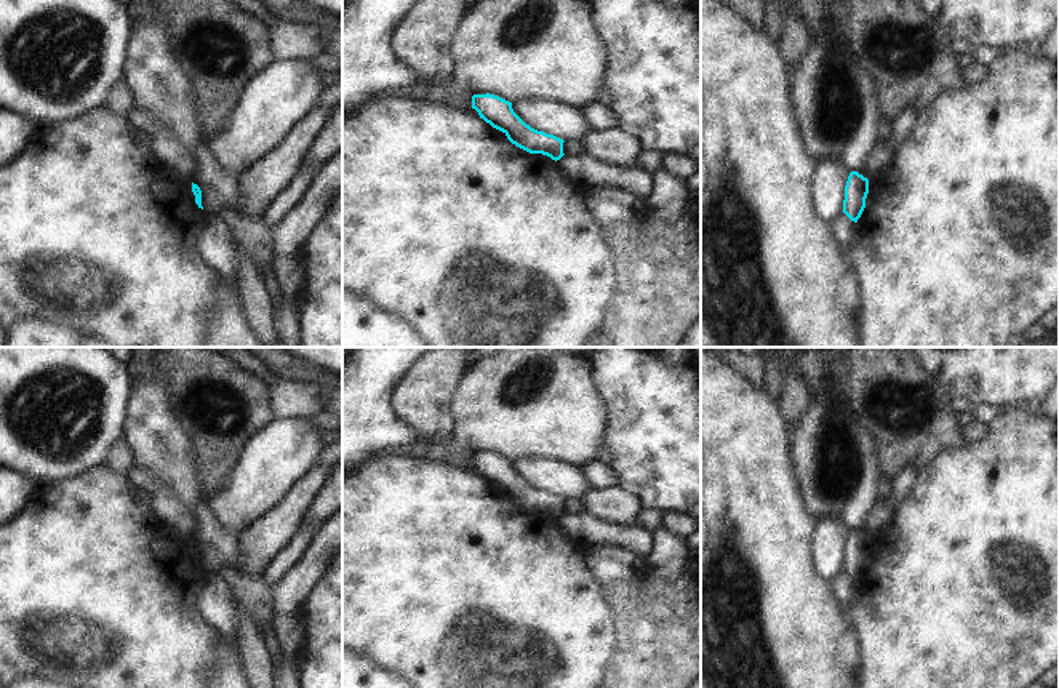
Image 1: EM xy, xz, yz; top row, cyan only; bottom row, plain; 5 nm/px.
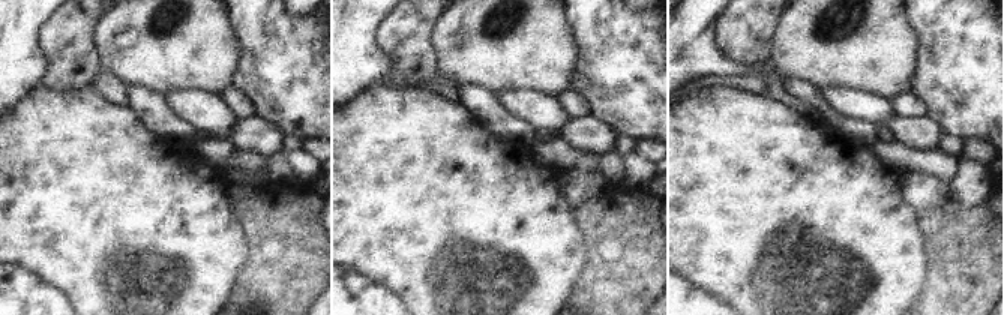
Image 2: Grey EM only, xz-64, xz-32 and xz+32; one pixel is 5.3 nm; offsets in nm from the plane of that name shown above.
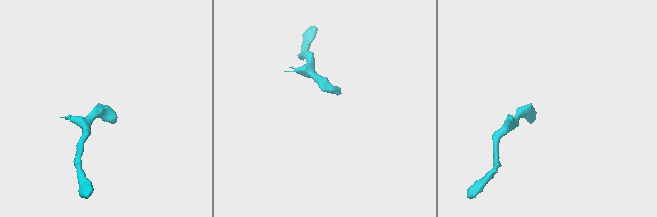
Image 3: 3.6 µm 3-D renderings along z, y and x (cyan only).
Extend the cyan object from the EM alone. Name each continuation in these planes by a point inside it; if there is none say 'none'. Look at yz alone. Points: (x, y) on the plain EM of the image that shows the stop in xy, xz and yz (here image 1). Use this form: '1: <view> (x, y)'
none

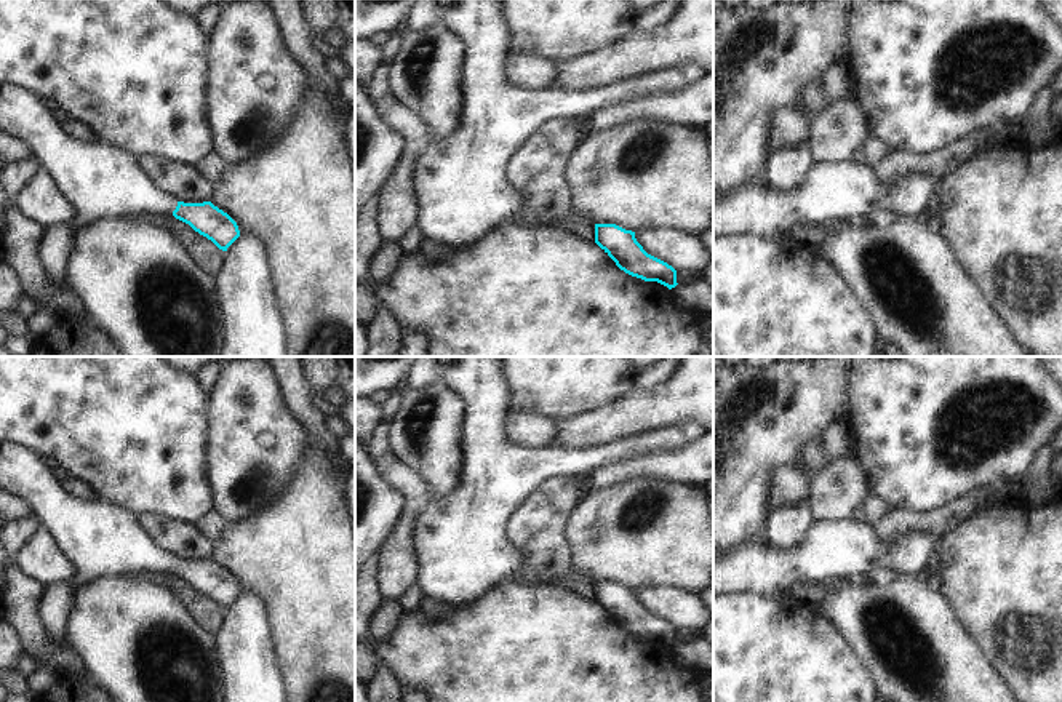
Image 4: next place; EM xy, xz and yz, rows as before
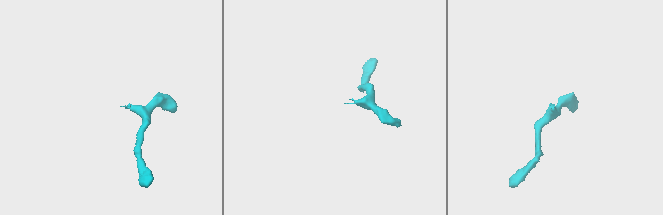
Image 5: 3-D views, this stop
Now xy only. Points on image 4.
1: xy (98, 539)

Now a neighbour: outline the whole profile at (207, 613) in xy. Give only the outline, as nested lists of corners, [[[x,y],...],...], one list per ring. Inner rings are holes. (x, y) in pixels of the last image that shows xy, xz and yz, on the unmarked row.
[[[171,574],[154,577],[160,585],[173,592],[195,620],[210,633],[216,633],[227,609],[219,608],[211,598],[195,590],[189,582]]]

